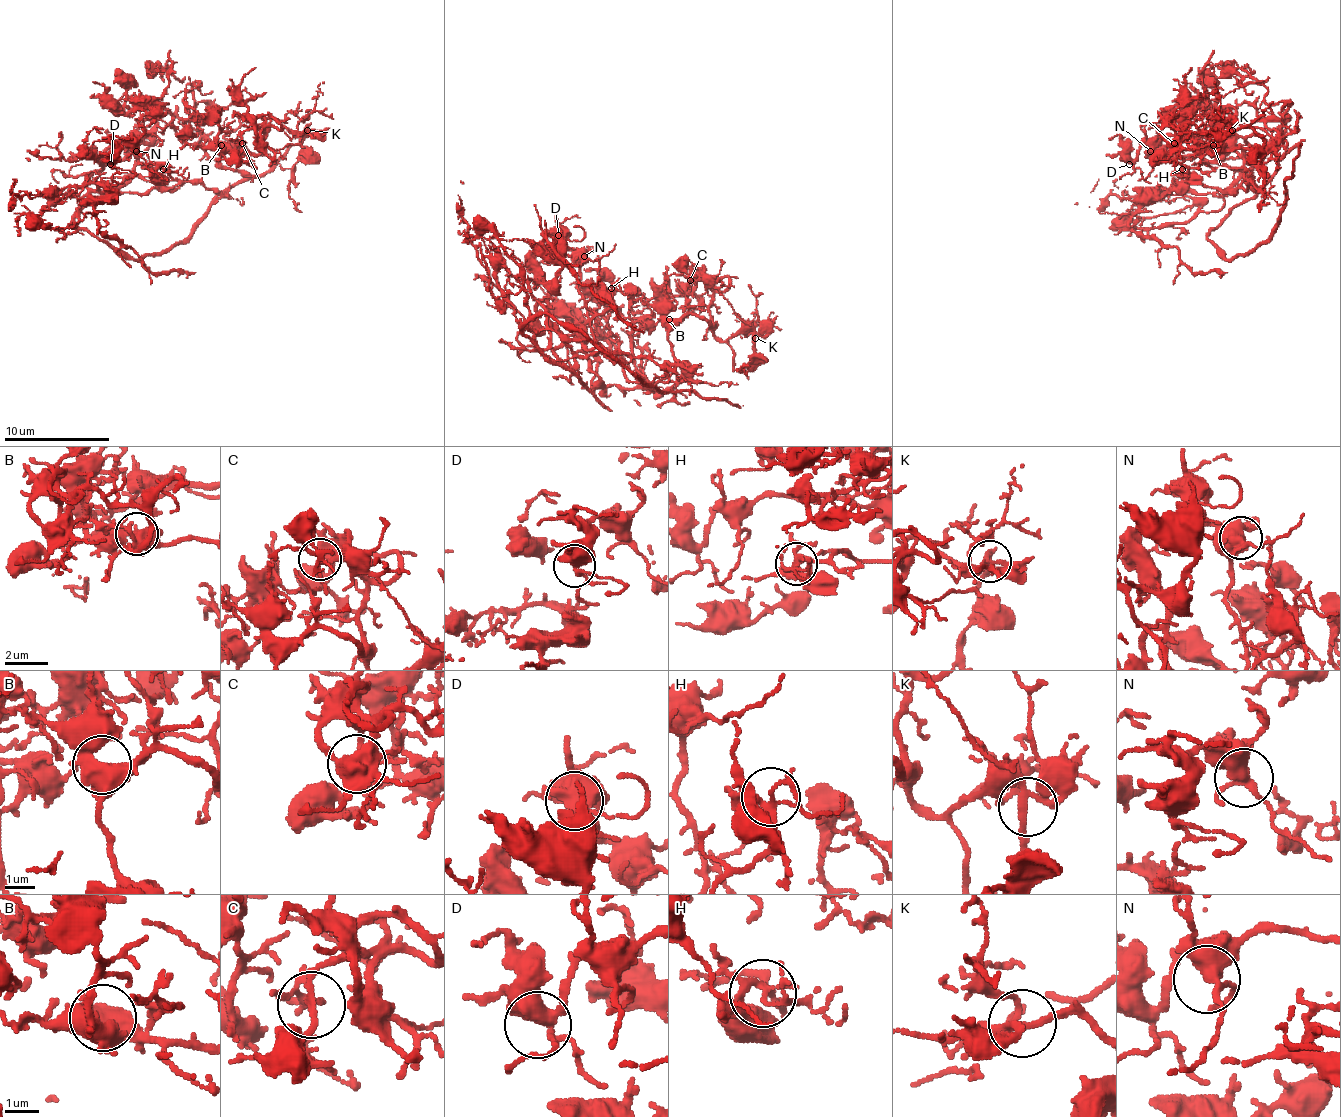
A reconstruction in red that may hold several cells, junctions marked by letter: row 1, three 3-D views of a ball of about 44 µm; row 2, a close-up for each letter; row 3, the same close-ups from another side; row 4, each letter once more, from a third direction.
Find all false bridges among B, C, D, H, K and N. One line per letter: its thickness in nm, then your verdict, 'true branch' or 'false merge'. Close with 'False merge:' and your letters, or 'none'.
B: calibre 500 nm; true branch
C: calibre 160 nm; true branch
D: calibre 440 nm; true branch
H: calibre 170 nm; true branch
K: calibre 180 nm; true branch
N: calibre 360 nm; true branch
False merge: none

